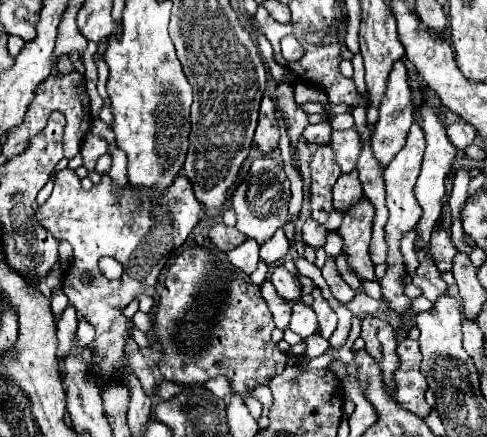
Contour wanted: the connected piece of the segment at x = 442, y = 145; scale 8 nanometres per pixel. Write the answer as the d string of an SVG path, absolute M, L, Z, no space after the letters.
M423 86L423 92L427 92L427 104L423 104L421 112L423 112L423 132L425 132L425 138L427 138L427 148L425 148L425 156L423 156L423 164L421 164L421 174L417 178L417 184L415 184L415 198L419 200L421 208L423 208L423 214L417 222L417 234L427 242L431 232L433 232L433 224L435 220L439 218L441 214L441 198L445 194L445 176L453 164L453 158L455 158L455 152L457 148L447 140L447 132L445 132L445 126L439 122L439 110L443 110L443 106L439 104L437 96Z

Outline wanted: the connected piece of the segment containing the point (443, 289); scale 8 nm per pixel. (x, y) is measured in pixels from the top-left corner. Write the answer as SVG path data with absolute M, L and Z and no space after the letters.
M417 250L417 258L421 264L419 264L417 274L413 276L413 284L417 284L423 290L425 298L435 302L439 296L447 294L447 284L441 278L441 272L435 268L431 258L423 250Z

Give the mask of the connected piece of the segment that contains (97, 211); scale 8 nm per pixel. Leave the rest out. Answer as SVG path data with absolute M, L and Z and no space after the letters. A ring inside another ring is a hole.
M66 167L55 176L55 188L53 194L49 196L49 200L35 212L39 224L43 228L47 228L57 240L67 240L73 246L73 264L65 274L63 280L63 292L69 298L69 304L75 308L77 312L77 320L87 320L93 328L95 328L95 340L91 342L91 352L93 356L99 356L101 362L97 366L91 366L91 370L101 370L101 372L93 372L93 378L99 386L105 386L107 382L125 382L125 372L129 368L129 362L125 358L125 346L127 346L127 338L131 336L131 328L133 322L129 318L123 316L125 306L135 300L139 294L147 294L147 296L155 296L155 286L159 280L159 274L167 262L167 258L185 244L187 236L191 234L191 230L197 226L199 216L203 206L195 200L193 192L191 192L191 182L183 176L183 172L175 178L173 186L167 190L167 196L163 196L163 200L159 200L159 204L151 204L151 208L143 208L143 212L139 212L139 200L151 200L147 198L147 192L131 192L131 188L123 188L123 192L119 196L113 194L113 186L111 186L111 178L103 176L101 184L93 186L91 190L84 190L75 171ZM101 256L113 256L117 262L123 264L123 276L117 280L107 280L99 268L97 268L97 260ZM89 272L93 276L93 284L81 284L81 274Z

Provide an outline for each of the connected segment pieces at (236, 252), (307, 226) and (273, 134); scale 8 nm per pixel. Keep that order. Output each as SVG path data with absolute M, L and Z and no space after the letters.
M247 240L245 244L241 244L239 248L233 248L231 252L227 252L227 260L231 262L231 266L235 266L237 270L241 270L243 274L251 274L257 270L257 262L259 262L259 244L255 244L255 240Z
M307 218L307 222L303 224L303 232L301 232L301 238L305 244L309 244L311 248L323 248L325 246L325 240L327 240L327 230L325 226L321 224L315 224L315 220Z
M263 96L261 112L259 112L259 124L255 130L255 148L259 148L263 154L269 154L279 146L279 124L275 118L275 104L269 96Z

